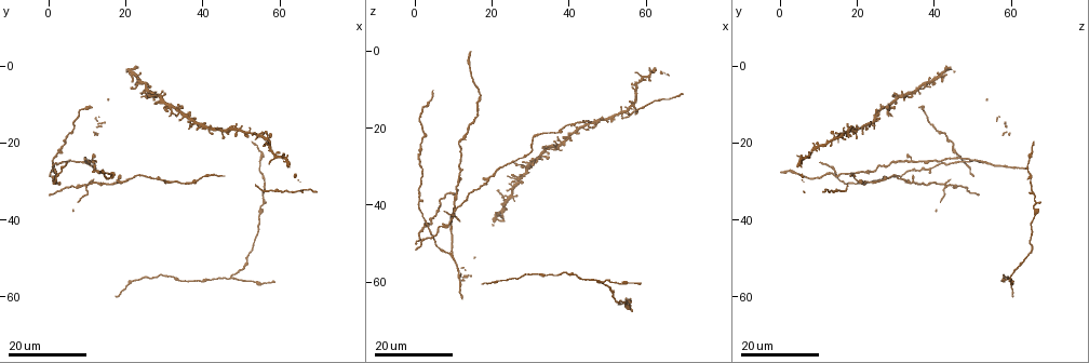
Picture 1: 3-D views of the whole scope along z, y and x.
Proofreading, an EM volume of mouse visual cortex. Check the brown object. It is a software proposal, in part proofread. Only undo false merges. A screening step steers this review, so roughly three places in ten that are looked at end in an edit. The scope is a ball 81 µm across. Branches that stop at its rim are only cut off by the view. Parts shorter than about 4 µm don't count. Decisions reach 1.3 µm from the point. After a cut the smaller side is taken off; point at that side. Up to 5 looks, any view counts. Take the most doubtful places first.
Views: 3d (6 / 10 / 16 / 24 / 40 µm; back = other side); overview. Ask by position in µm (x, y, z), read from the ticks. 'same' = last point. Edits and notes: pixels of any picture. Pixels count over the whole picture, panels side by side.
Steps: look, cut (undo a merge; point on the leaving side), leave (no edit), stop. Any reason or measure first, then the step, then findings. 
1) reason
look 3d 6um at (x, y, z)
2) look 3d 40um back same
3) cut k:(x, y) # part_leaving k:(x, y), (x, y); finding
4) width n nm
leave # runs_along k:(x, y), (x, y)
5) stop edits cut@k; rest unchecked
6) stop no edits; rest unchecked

looks like a crossing
look 3d 16um at (23.0, 3.5, 39.5)

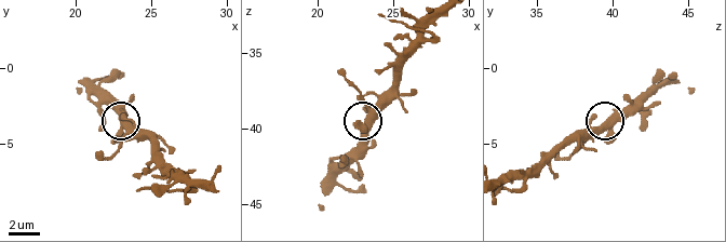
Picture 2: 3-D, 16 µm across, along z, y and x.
look 3d 10um at (23.4, 4.4, 39.0)

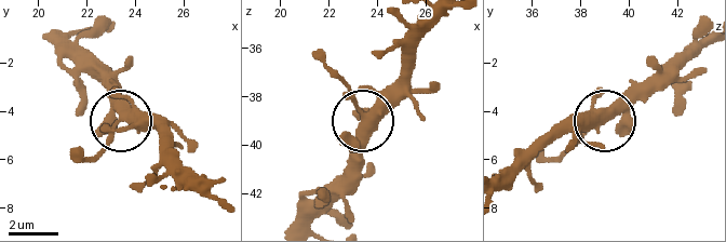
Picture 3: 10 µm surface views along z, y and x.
leave # runs_along 3:(209, 188), (156, 132), (118, 116), (118, 78); continuous, no second cell

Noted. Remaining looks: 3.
a fork
look 3d 16um at (47.5, 54.5, 60.0)

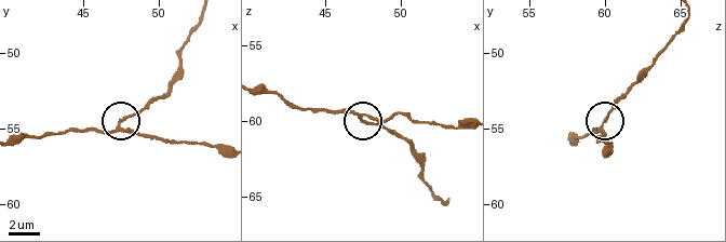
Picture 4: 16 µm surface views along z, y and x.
look 3d 6um at (47.4, 54.8, 59.8)

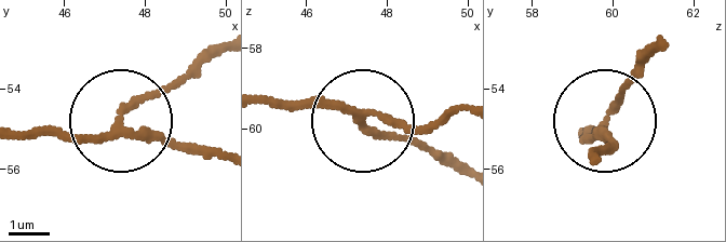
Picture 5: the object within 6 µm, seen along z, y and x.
arms 3
leave # runs_along 5:(26, 130), (88, 140), (130, 126), (223, 158); all the same cell

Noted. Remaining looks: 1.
stop no edits; rest unchecked

